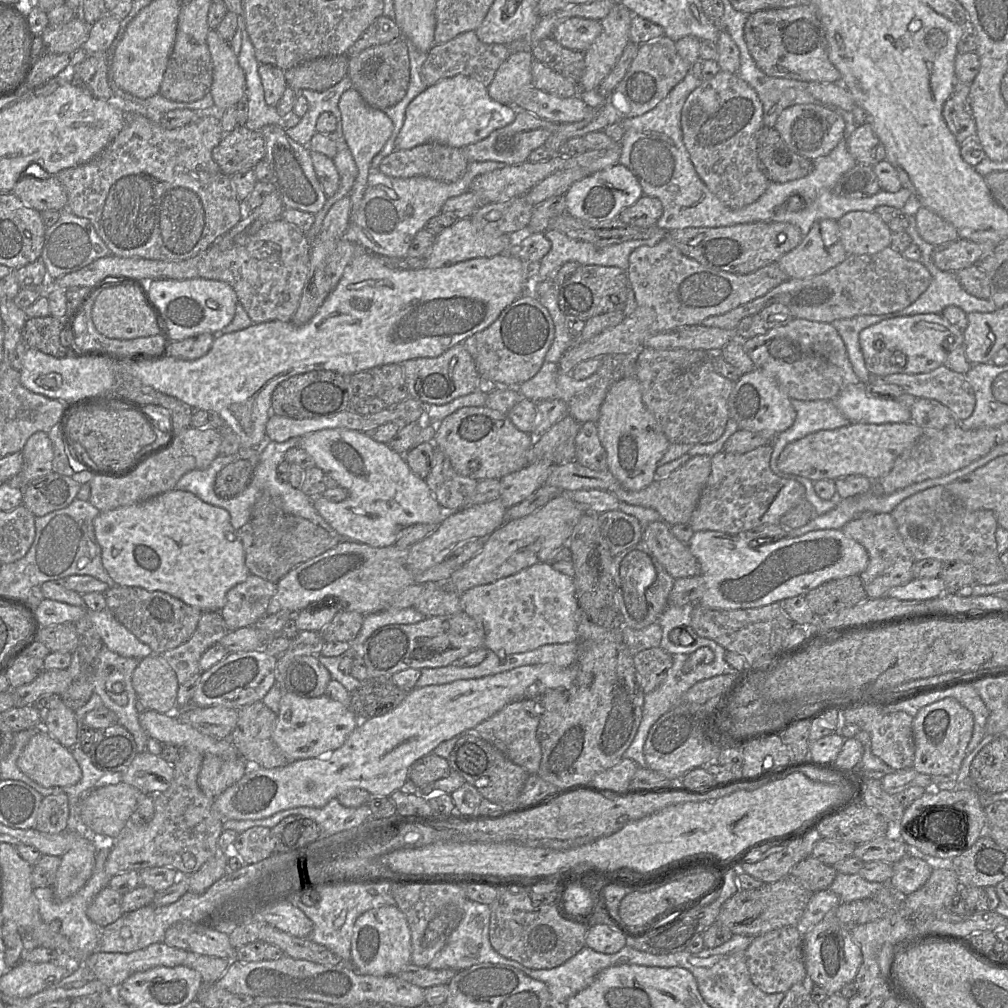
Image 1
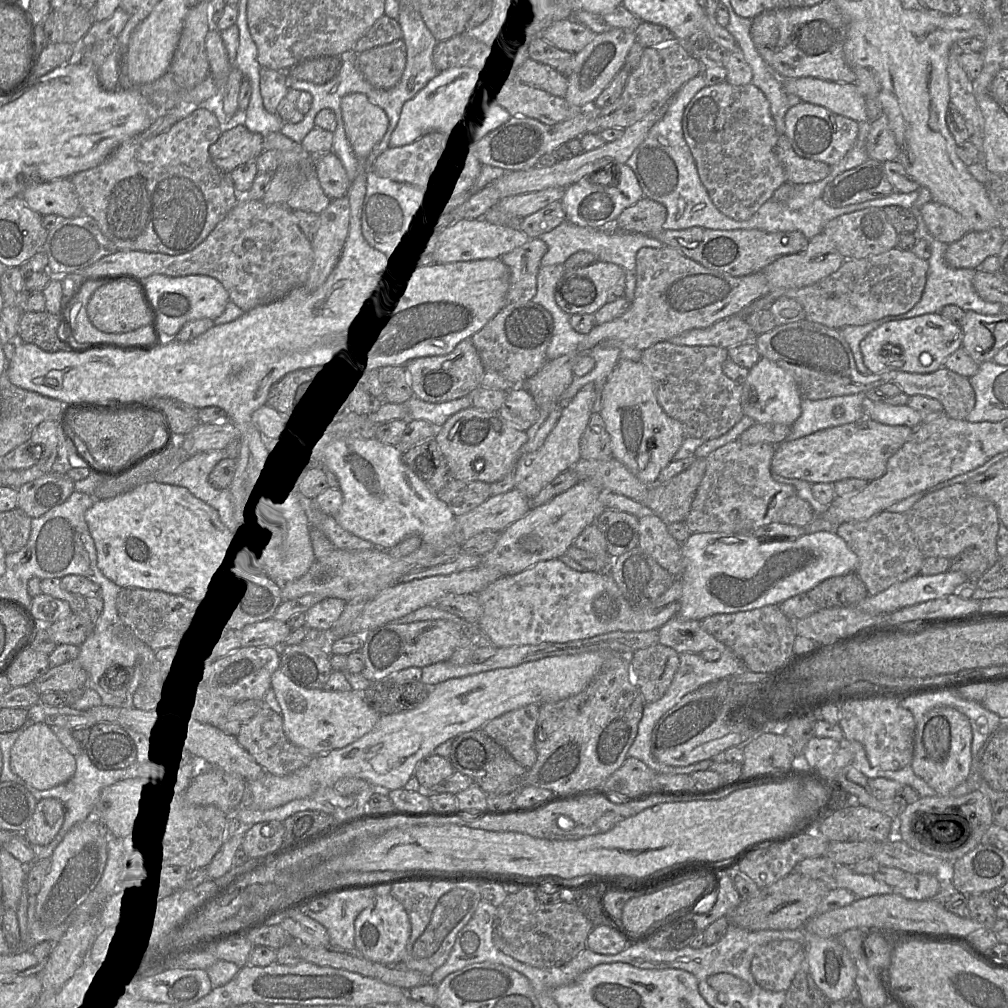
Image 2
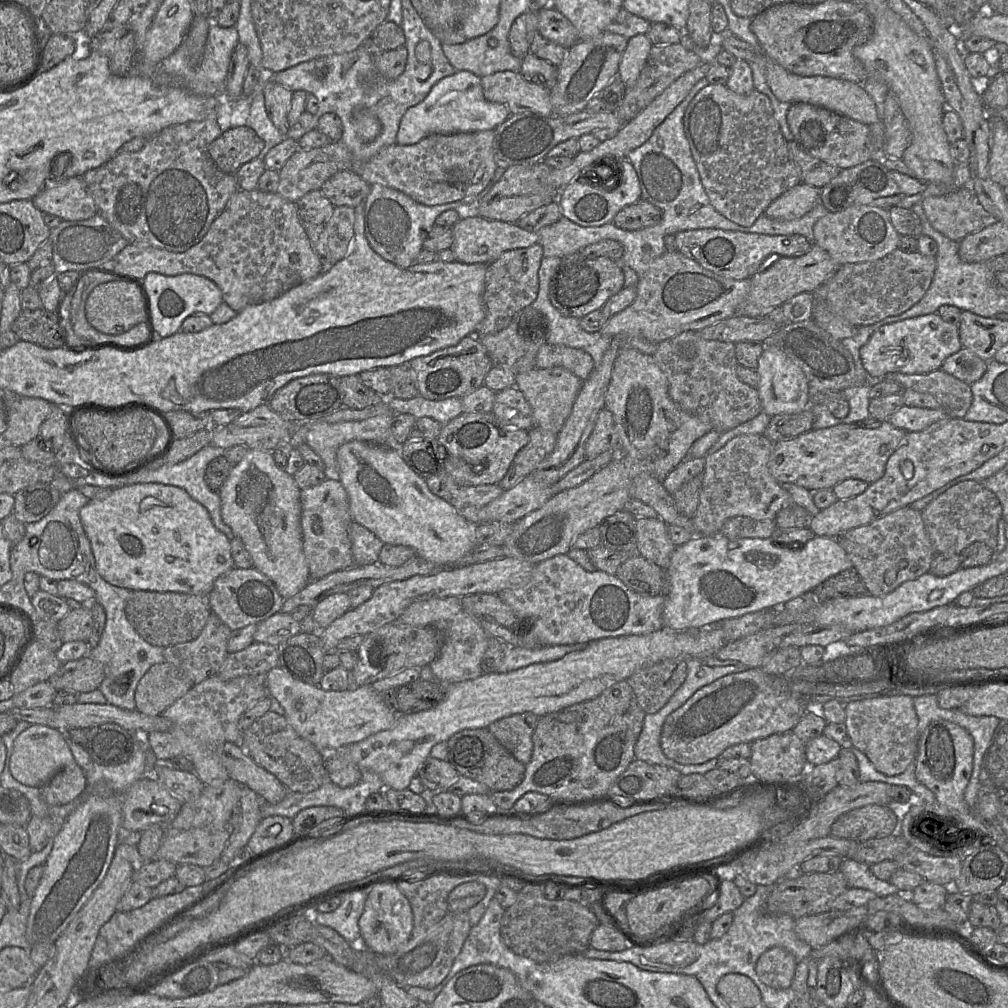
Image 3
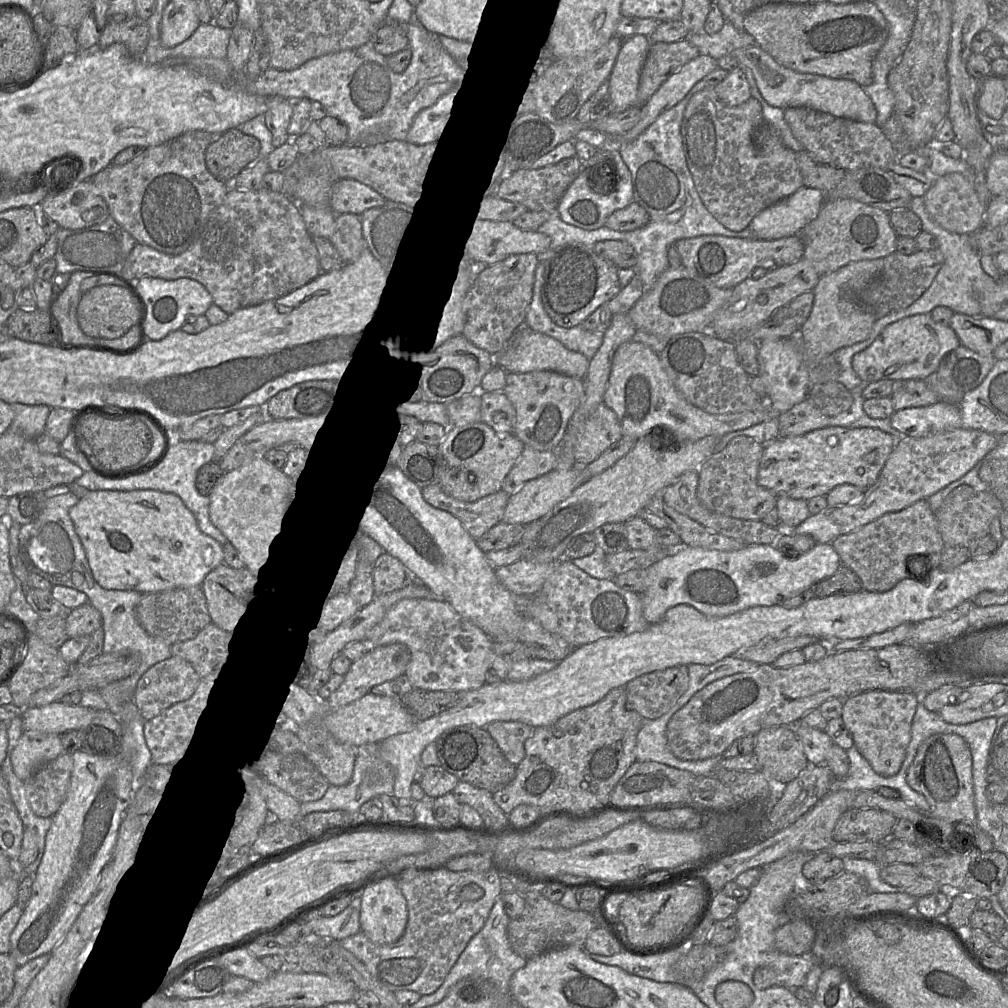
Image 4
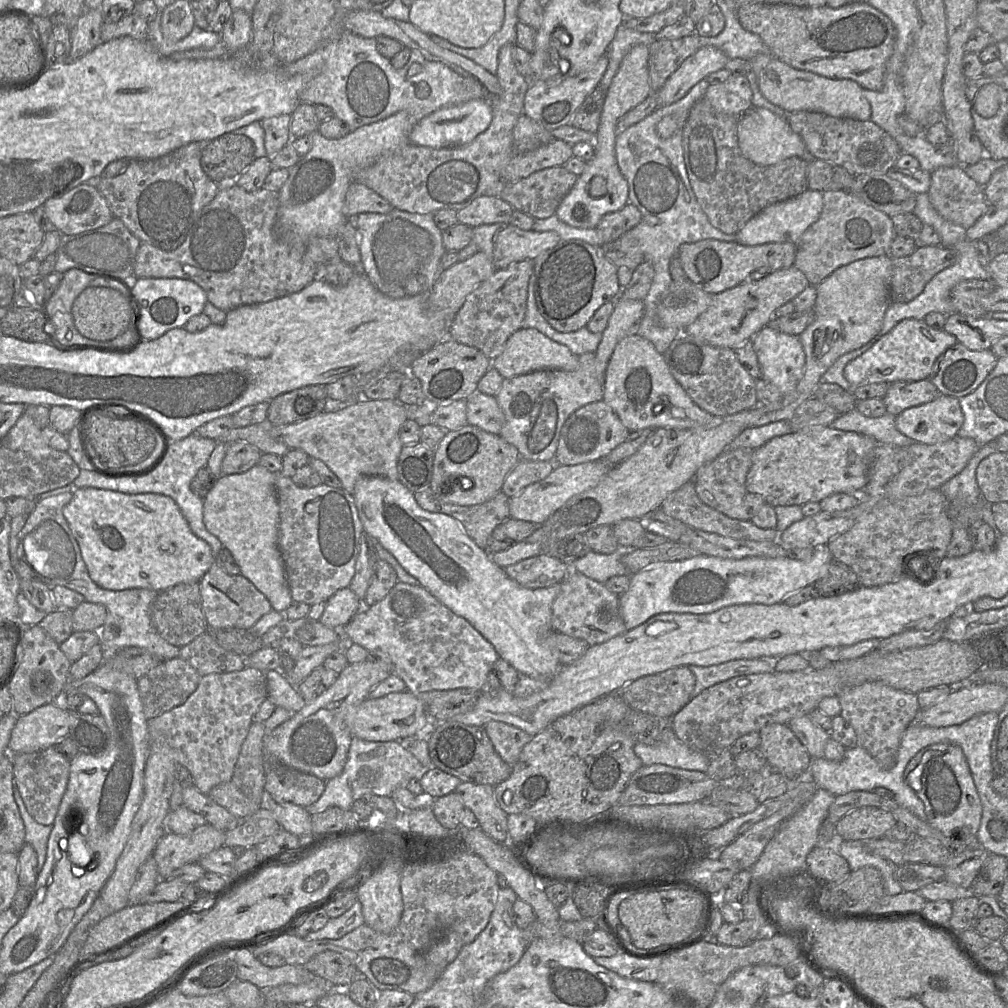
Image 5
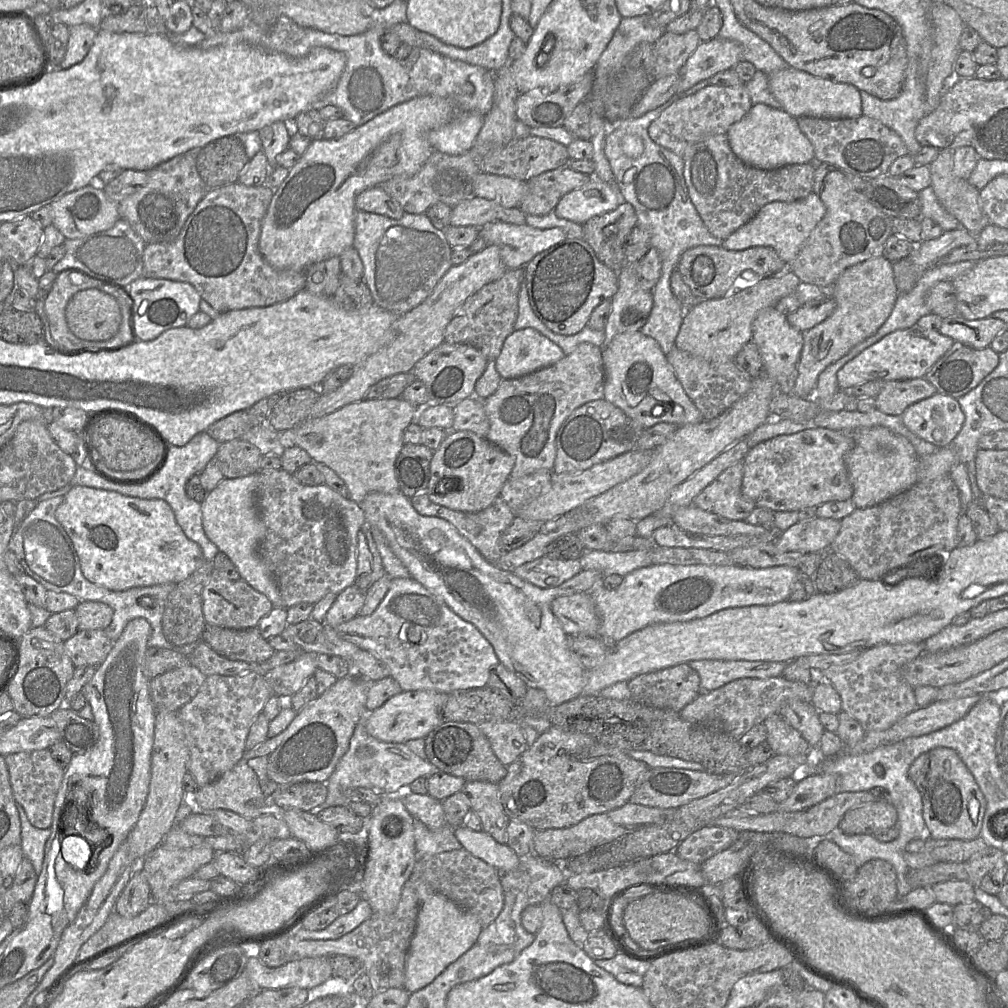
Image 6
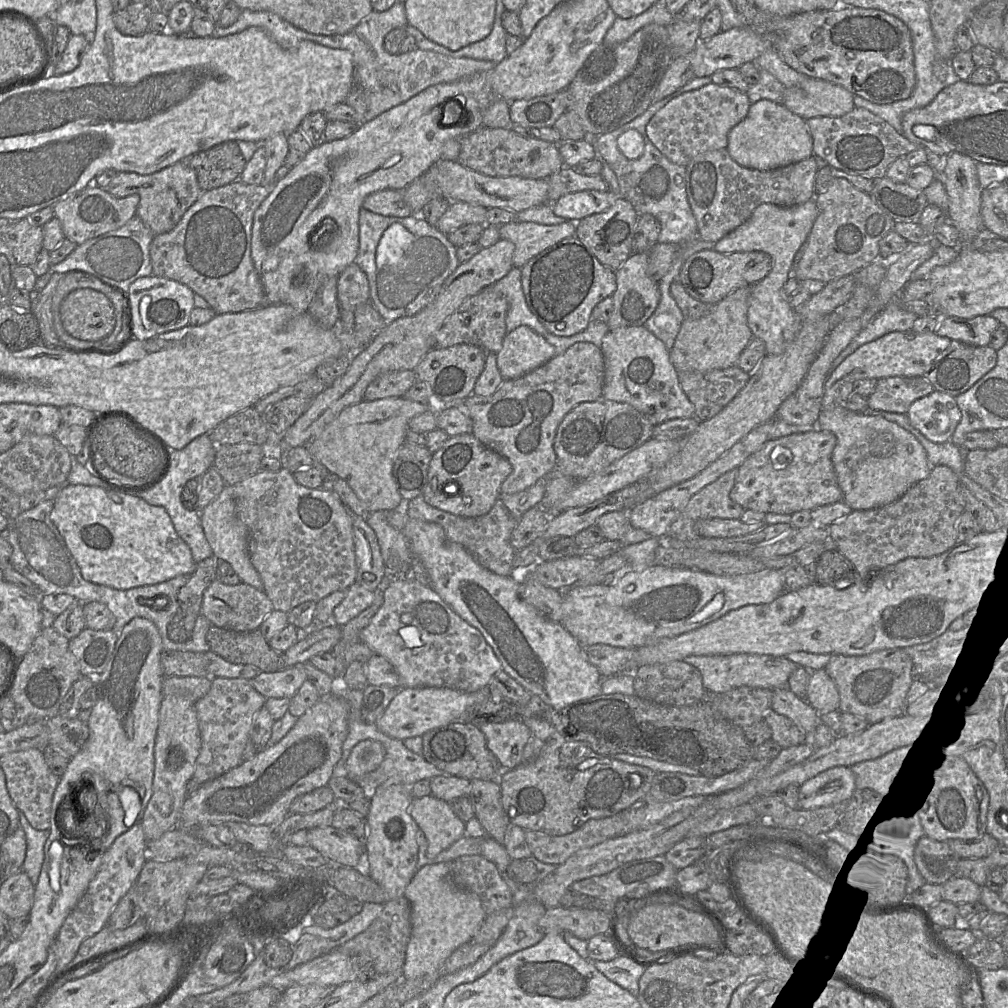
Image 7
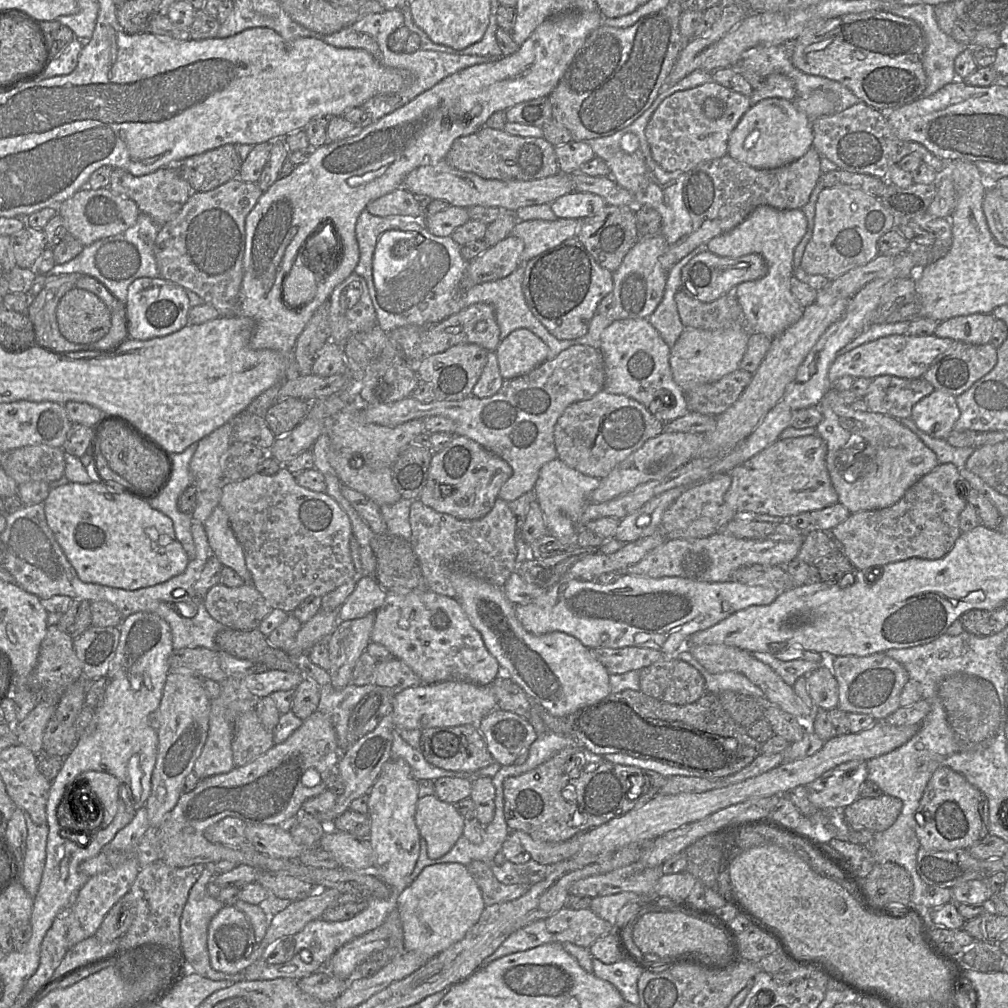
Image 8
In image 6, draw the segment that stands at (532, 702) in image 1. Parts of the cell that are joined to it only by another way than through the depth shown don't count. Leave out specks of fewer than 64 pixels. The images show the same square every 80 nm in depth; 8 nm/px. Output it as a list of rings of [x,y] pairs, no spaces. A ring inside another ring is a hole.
[[[486,722],[479,725],[491,748],[506,767],[515,762],[528,748],[521,725],[515,722]]]

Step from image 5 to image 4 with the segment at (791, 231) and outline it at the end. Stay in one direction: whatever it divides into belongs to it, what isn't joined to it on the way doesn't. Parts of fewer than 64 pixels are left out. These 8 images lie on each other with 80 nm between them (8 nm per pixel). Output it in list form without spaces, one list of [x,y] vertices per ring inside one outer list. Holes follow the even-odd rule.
[[[802,187],[789,197],[758,213],[750,225],[753,239],[777,240],[800,235],[814,220],[824,202],[826,194],[819,189]]]

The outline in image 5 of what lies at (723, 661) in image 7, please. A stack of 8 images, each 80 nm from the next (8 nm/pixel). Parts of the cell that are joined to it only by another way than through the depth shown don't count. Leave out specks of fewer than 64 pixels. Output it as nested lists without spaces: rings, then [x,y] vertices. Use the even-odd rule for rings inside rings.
[[[736,659],[712,666],[687,666],[695,675],[696,682],[691,699],[705,689],[731,678],[771,672],[774,670],[773,659]]]

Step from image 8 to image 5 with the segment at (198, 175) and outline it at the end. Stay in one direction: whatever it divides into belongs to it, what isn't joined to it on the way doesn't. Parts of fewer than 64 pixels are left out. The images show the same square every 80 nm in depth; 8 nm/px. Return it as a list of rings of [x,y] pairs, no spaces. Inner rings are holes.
[[[236,132],[225,133],[202,145],[200,164],[204,173],[220,187],[235,184],[237,177],[243,173],[255,160],[255,145],[253,141]]]

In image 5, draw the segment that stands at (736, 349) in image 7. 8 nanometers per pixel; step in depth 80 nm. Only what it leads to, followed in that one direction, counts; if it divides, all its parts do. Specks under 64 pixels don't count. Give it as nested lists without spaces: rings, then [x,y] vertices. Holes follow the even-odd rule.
[[[793,265],[789,268],[766,274],[758,280],[745,280],[733,288],[712,295],[707,309],[682,331],[717,347],[735,349],[752,338],[768,325],[774,312],[781,305],[792,301],[810,285],[806,276]]]

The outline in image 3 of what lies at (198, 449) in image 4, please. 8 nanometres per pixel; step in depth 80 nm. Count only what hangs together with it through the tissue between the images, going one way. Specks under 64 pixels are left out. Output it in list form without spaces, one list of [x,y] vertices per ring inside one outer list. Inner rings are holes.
[[[209,444],[199,450],[190,458],[173,465],[164,465],[157,469],[143,469],[135,474],[124,478],[108,478],[96,473],[88,474],[85,477],[73,481],[73,489],[79,486],[91,485],[100,488],[118,488],[127,485],[140,483],[159,483],[164,485],[176,486],[184,489],[195,501],[202,504],[209,512],[215,527],[224,533],[231,541],[234,538],[232,529],[224,523],[221,517],[221,498],[218,491],[212,490],[205,481],[205,470],[210,461],[214,458],[224,455],[224,451],[219,447]]]

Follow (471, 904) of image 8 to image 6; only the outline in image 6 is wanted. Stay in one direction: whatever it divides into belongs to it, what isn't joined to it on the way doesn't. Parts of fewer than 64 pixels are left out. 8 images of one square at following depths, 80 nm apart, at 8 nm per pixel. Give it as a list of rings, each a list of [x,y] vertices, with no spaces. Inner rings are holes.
[[[422,878],[416,879],[414,889],[420,908],[415,932],[406,956],[403,987],[409,993],[416,992],[432,983],[450,964],[476,943],[485,928],[474,914],[437,893]]]

